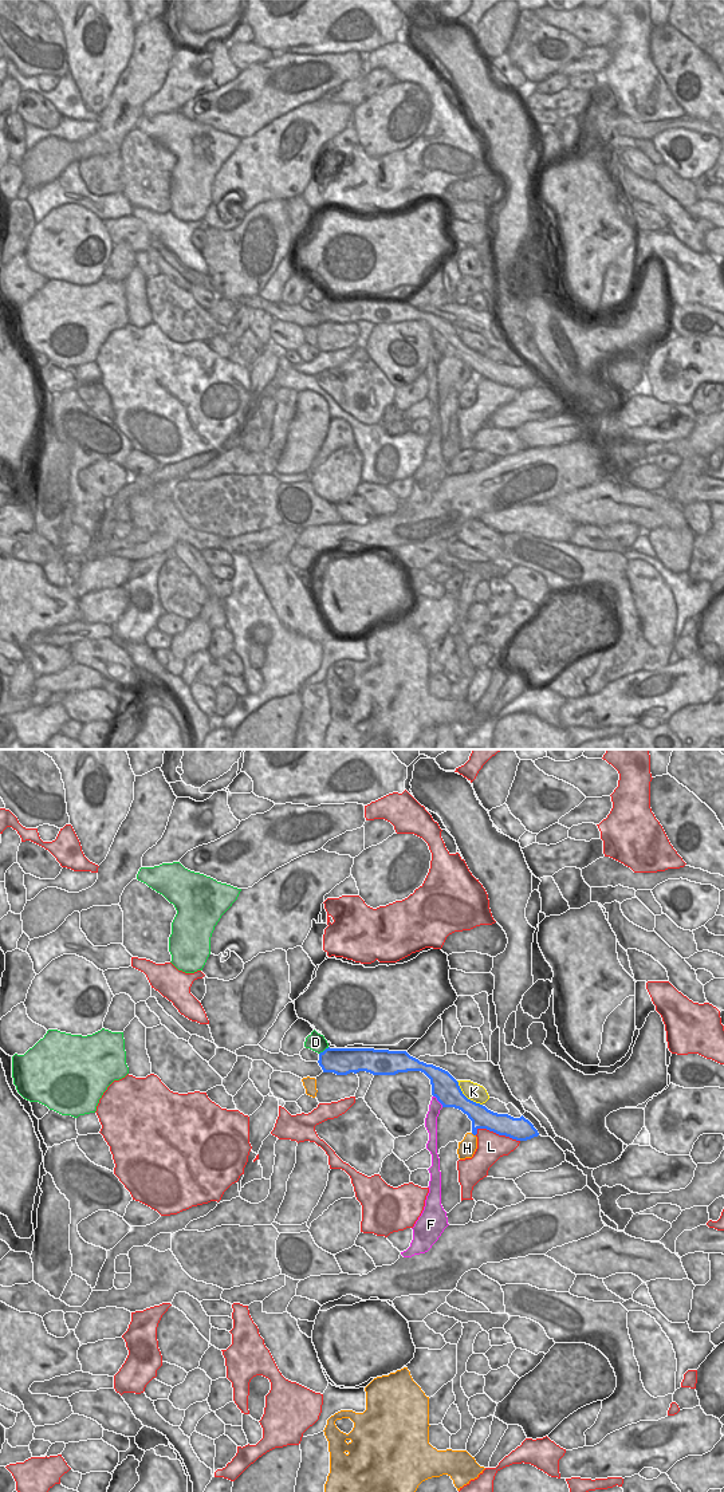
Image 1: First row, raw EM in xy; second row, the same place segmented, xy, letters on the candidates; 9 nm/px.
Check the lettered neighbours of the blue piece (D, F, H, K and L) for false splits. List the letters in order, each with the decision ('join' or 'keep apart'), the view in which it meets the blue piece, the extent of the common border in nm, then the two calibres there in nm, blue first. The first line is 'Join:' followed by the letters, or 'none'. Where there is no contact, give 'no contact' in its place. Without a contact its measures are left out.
Join: none
D: keep apart; contact in xy; length 120 nm; calibres 240 and 160 nm
F: keep apart; contact in xy; length 140 nm; calibres 240 and 120 nm
H: keep apart; contact in xy; length 60 nm; calibres 190 and 160 nm
K: keep apart; contact in xy; length 320 nm; calibres 240 and 160 nm
L: keep apart; contact in xy; length 420 nm; calibres 220 and 260 nm

